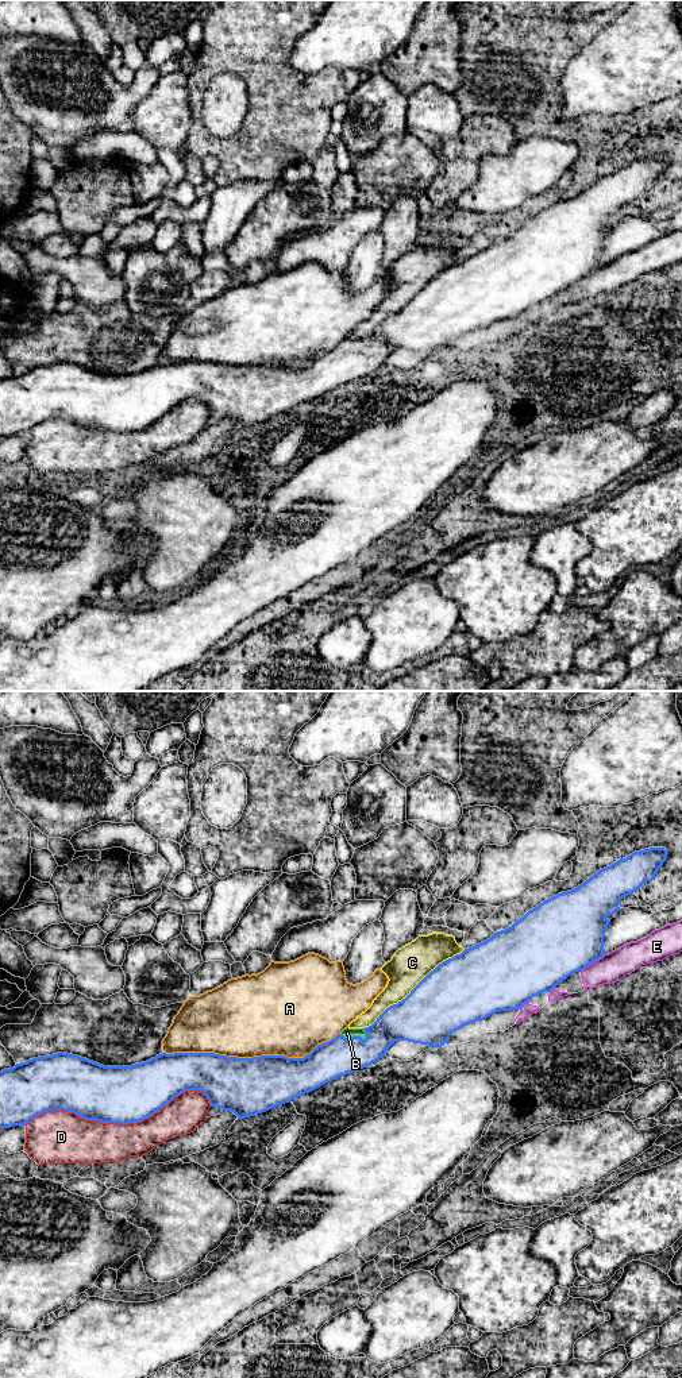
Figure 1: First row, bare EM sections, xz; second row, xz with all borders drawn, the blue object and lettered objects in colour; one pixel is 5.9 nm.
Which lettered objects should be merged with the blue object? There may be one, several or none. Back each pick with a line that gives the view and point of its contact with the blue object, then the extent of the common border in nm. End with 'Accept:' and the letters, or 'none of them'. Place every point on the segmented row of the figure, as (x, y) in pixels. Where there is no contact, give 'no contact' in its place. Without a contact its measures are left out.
B: xz (354, 1037) | 180 nm
Accept: B

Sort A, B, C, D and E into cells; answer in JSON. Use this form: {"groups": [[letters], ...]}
{"groups": [["A"], ["B"], ["C"], ["D"], ["E"]]}

